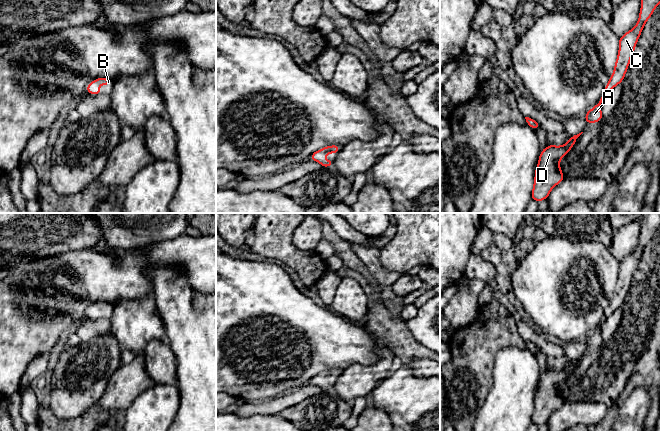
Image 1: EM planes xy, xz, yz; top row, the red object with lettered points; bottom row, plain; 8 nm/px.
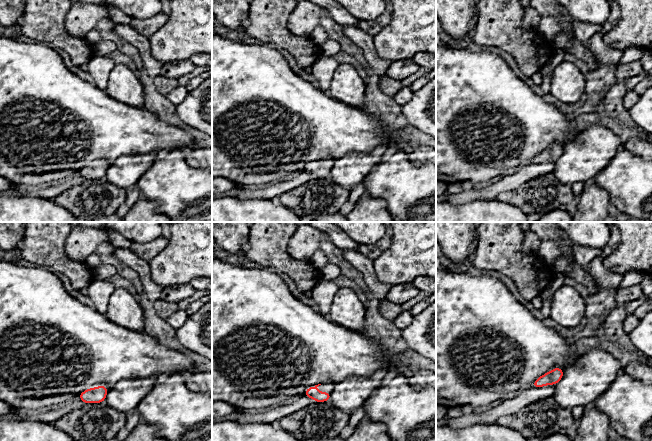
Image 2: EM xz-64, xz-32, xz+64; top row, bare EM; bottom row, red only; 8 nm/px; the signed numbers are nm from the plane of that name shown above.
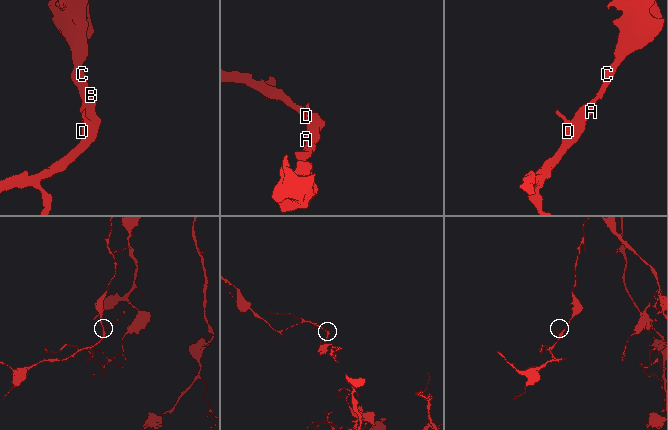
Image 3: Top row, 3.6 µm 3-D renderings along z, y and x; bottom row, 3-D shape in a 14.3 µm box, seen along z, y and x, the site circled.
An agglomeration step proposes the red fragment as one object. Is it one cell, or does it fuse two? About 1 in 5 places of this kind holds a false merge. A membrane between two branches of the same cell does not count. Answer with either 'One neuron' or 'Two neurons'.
One neuron

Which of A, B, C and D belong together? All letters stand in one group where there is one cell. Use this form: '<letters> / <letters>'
A B C D

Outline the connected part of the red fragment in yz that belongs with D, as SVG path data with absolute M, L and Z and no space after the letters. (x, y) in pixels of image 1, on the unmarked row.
M582 357L570 360L569 365L565 369L549 369L541 375L538 390L535 394L531 423L538 426L547 423L553 411L564 404L559 385L571 374Z

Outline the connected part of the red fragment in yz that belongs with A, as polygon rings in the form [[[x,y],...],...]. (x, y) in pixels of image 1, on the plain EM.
[[[642,213],[640,220],[641,234],[639,237],[638,247],[632,254],[626,256],[621,262],[619,262],[619,277],[617,279],[613,298],[611,299],[608,308],[605,310],[604,317],[599,327],[588,335],[584,341],[589,349],[591,347],[598,346],[603,342],[600,332],[601,327],[603,326],[606,318],[623,305],[644,249],[651,241],[656,230],[660,227],[660,213]]]

